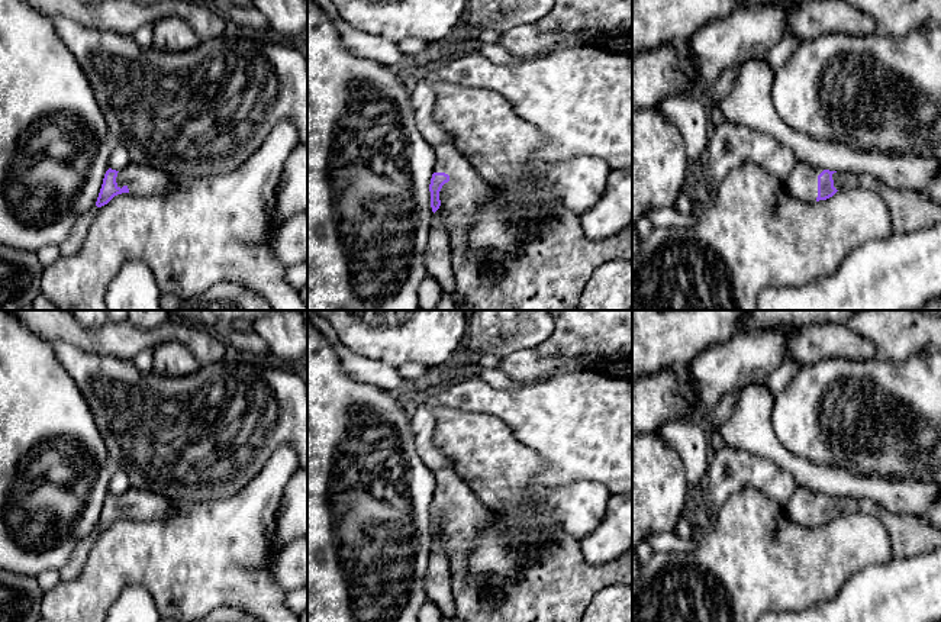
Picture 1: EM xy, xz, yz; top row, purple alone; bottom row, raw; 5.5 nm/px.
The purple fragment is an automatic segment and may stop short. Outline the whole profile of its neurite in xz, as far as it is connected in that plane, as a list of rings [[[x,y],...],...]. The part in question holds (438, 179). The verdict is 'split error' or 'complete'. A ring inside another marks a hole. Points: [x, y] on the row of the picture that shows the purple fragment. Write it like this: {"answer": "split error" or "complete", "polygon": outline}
{"answer": "split error", "polygon": [[[451,142],[432,148],[436,158],[429,184],[432,225],[442,223],[449,236],[455,291],[460,297],[455,310],[577,310],[581,293],[599,265],[612,260],[632,260],[632,222],[610,238],[592,241],[583,231],[580,216],[565,207],[550,212],[550,220],[536,226],[513,255],[470,249],[468,231],[494,187],[478,175]]]}

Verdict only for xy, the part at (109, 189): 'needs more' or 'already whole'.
needs more

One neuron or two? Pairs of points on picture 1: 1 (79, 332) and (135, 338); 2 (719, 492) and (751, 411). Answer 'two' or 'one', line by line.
1: one
2: two

